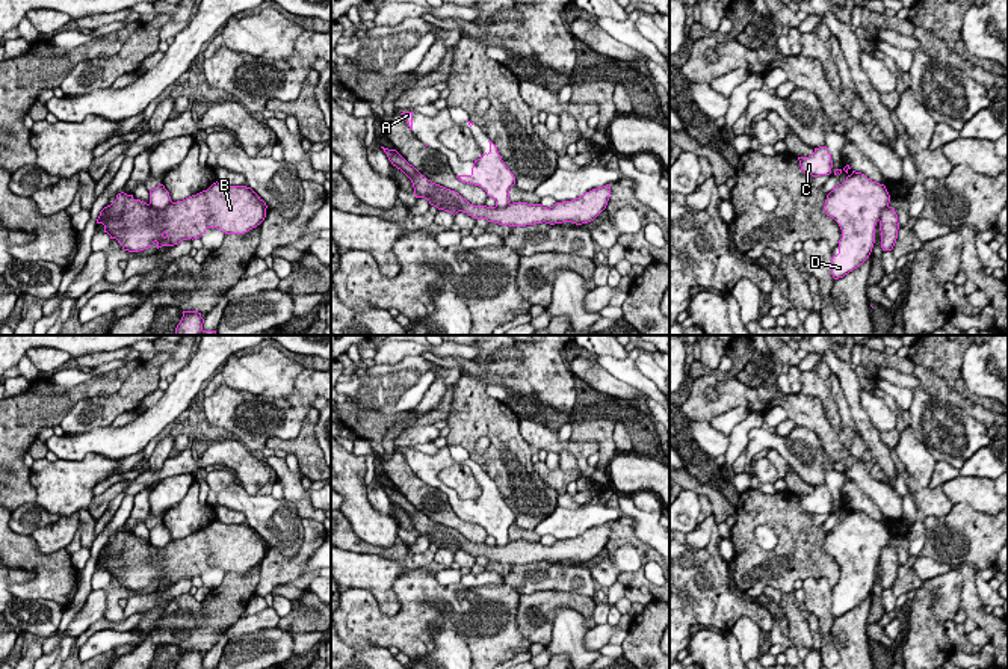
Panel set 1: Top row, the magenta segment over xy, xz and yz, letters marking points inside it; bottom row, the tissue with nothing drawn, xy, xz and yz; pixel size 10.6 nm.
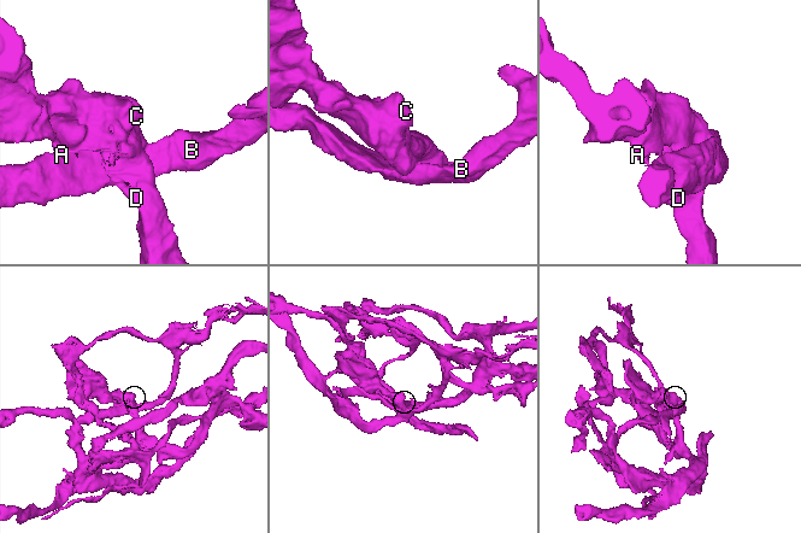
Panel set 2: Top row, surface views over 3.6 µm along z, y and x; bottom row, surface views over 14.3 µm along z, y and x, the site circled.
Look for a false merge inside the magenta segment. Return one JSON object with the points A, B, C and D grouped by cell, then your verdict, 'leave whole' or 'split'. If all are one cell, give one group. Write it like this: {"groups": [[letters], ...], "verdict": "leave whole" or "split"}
{"groups": [["A", "C", "D"], ["B"]], "verdict": "split"}

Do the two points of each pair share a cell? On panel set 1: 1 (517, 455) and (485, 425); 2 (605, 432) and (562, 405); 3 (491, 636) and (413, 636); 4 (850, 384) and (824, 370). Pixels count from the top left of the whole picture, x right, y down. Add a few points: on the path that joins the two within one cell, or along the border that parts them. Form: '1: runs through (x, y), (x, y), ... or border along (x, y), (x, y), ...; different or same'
1: runs through (510, 449), (493, 432); same
2: border along (570, 411), (568, 422); different
3: runs through (472, 621), (432, 621); same
4: border along (822, 361), (831, 372); different

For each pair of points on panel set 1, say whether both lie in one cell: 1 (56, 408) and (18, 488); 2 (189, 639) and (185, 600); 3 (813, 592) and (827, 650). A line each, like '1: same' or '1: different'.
1: same
2: different
3: same

